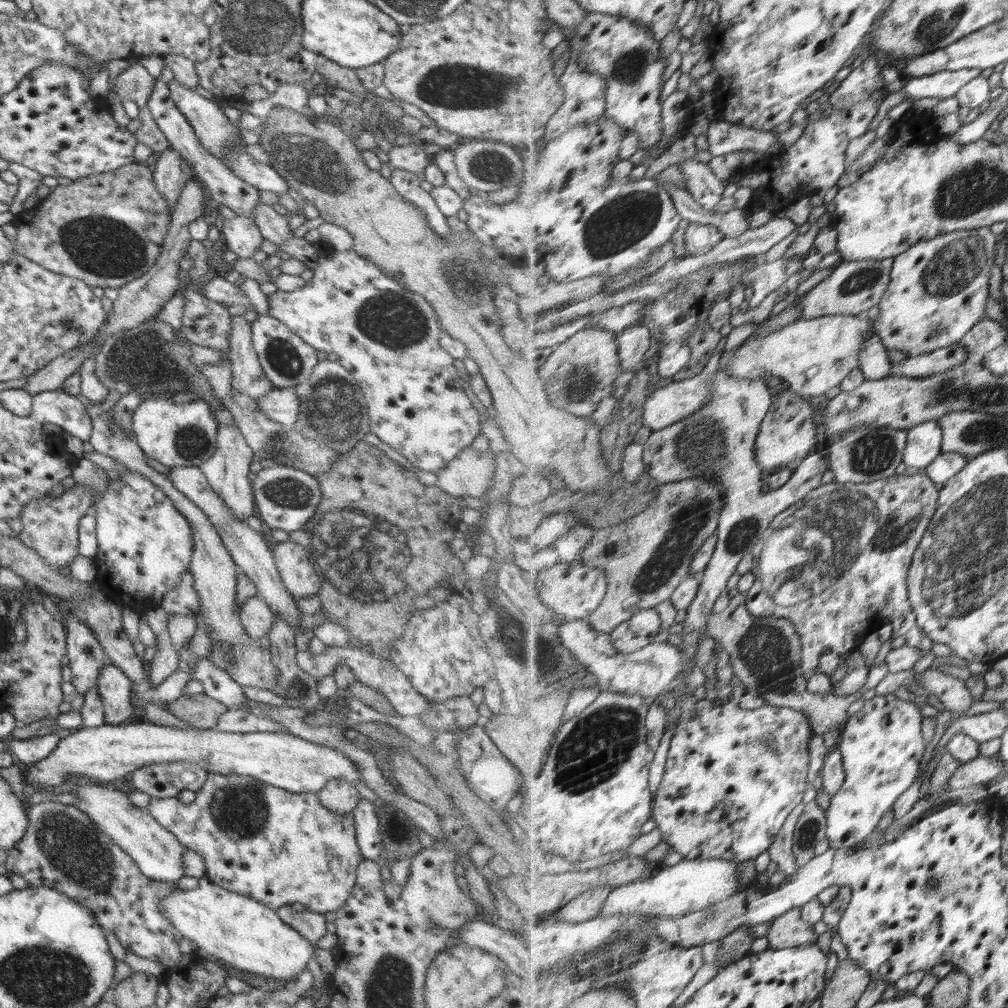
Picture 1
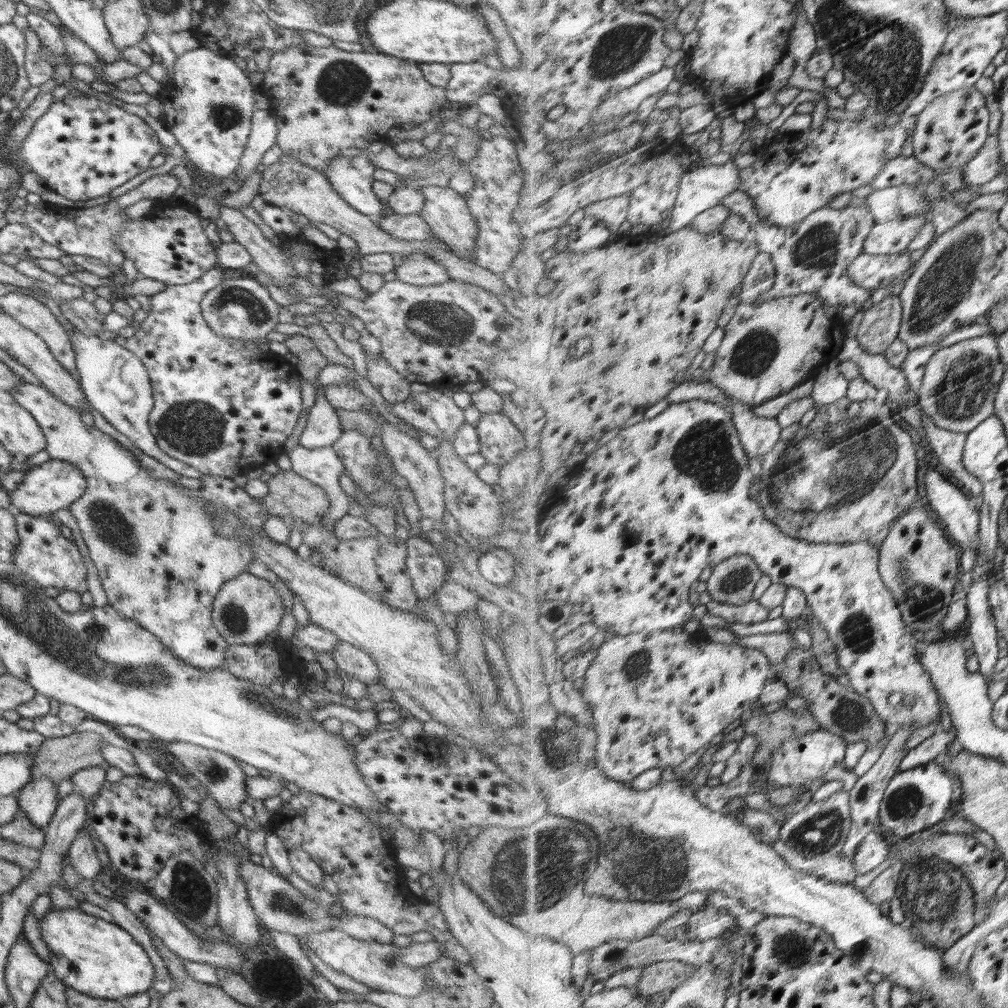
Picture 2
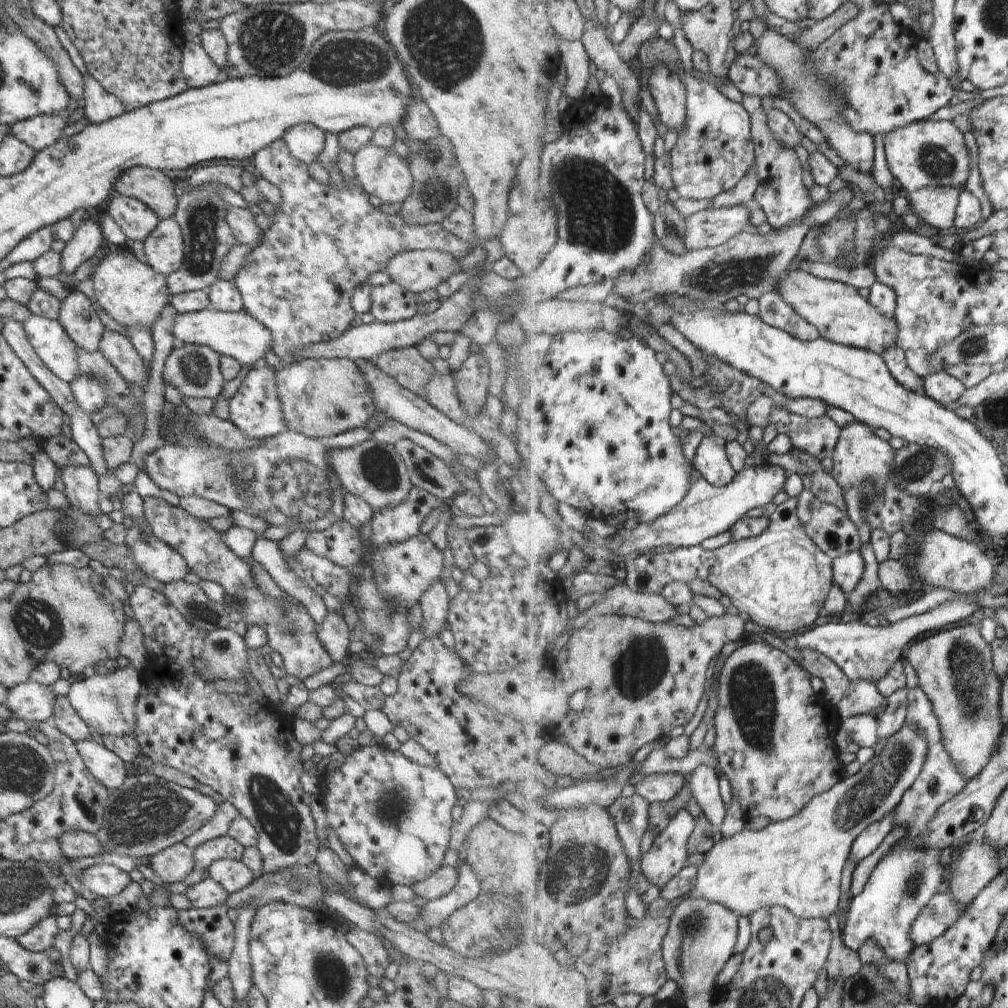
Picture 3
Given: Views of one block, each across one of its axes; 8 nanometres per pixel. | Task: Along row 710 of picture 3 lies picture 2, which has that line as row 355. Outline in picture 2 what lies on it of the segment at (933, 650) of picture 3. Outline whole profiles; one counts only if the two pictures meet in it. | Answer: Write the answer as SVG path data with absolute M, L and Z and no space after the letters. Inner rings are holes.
M992 333L944 348L932 357L928 365L927 376L925 376L923 390L921 390L920 404L938 427L952 430L952 432L970 434L985 420L996 415L995 404L1006 371L1007 364L1003 362L998 336Z

